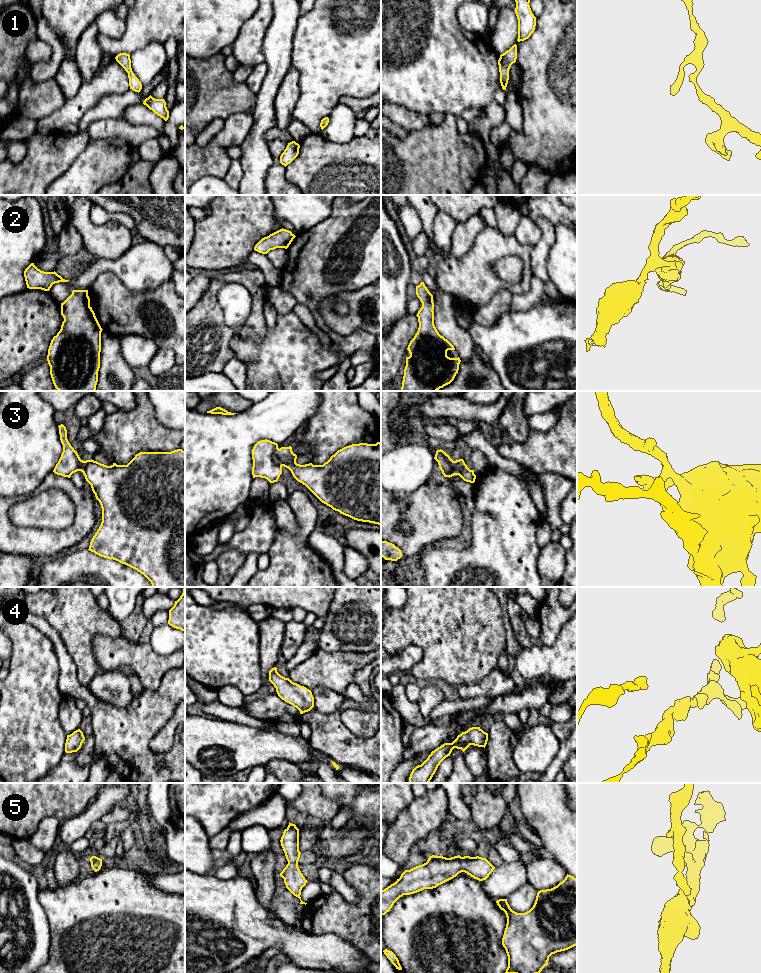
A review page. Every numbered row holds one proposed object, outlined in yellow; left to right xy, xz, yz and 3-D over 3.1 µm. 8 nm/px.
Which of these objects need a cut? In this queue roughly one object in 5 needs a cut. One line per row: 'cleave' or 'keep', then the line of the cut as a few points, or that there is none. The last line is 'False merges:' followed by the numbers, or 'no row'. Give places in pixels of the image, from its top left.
1: keep; no cut
2: keep; no cut
3: keep; no cut
4: keep; no cut
5: keep; no cut
False merges: no row

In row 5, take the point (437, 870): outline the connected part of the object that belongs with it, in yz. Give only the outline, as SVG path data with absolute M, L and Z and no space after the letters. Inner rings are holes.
M432 855L426 863L405 870L399 879L381 891L381 915L390 911L403 895L410 895L424 889L433 889L465 872L479 881L486 880L495 867L479 856L460 855L451 858Z

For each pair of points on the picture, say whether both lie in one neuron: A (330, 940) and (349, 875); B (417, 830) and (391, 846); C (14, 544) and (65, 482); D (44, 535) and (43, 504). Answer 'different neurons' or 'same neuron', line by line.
A: different neurons
B: same neuron
C: same neuron
D: different neurons

